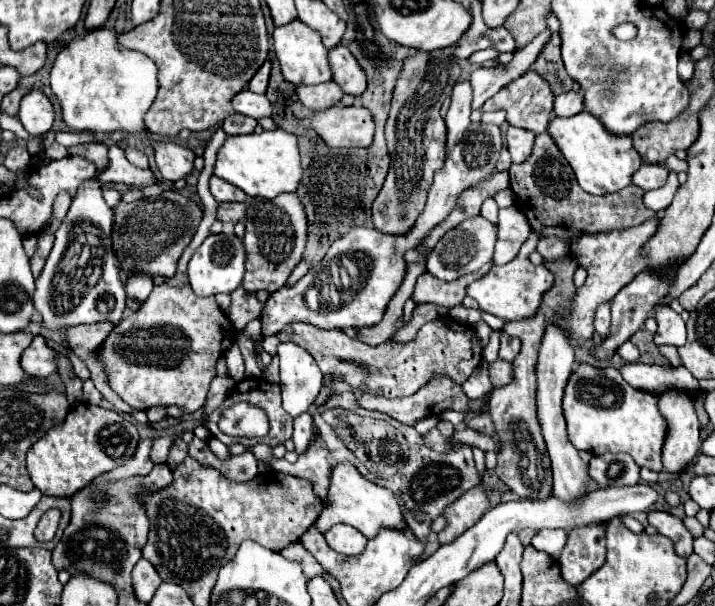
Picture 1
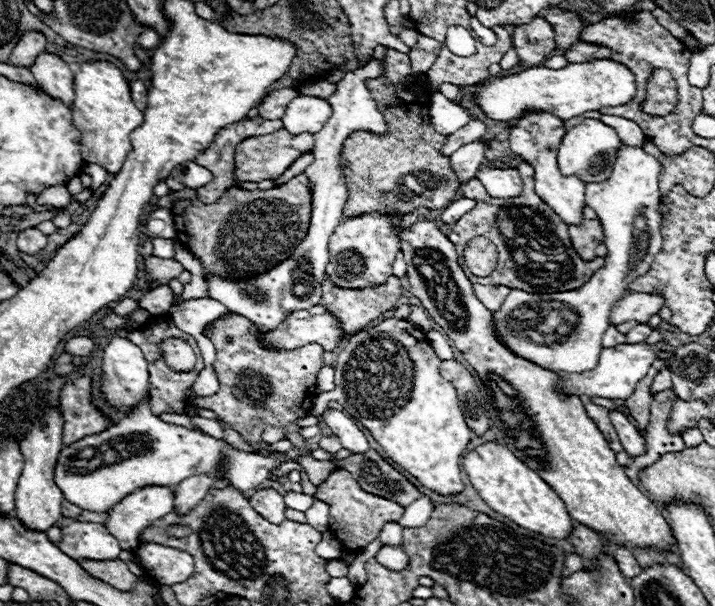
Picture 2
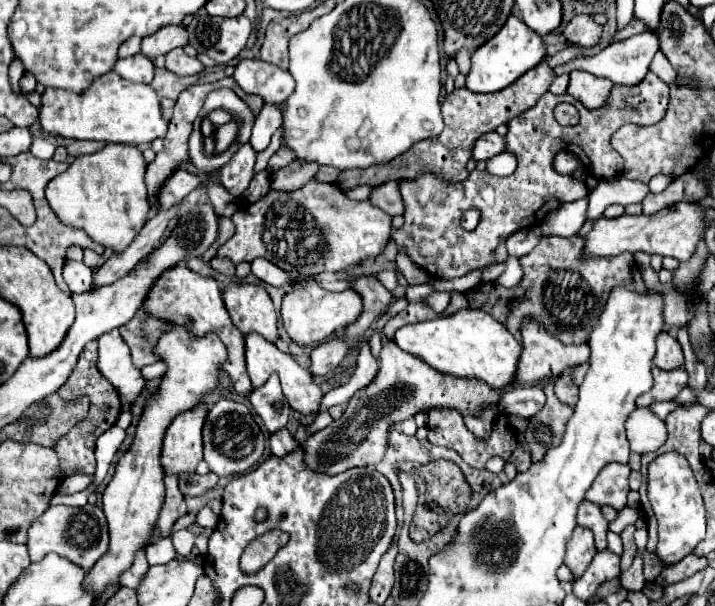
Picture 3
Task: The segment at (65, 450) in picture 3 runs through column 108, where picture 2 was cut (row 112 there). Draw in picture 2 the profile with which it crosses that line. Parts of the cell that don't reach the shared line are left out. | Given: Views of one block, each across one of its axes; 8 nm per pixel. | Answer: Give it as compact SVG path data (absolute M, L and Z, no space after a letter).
M386 48L386 80L366 80L372 98L380 102L384 118L388 118L390 134L376 136L372 132L354 132L344 140L340 152L342 174L348 186L348 202L344 206L344 220L362 214L406 214L416 206L442 210L452 200L462 198L460 182L450 168L450 158L440 156L446 136L440 136L432 124L428 110L428 94L422 88L402 88L402 80L410 74L410 58L398 50Z

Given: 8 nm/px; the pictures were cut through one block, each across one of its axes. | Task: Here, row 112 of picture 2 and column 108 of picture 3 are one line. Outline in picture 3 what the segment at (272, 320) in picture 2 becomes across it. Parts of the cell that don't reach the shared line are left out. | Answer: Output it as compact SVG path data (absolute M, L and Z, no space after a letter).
M110 330L98 338L98 346L98 368L102 376L116 388L116 392L128 404L134 404L146 388L146 380L142 372L132 364L128 344L122 340L118 330Z

